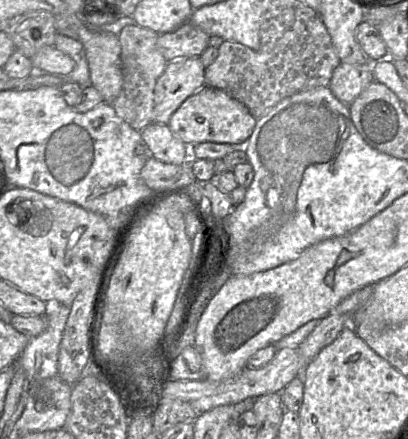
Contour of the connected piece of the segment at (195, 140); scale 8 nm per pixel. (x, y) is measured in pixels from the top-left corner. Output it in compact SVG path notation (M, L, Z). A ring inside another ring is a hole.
M204 85L179 106L172 114L168 126L189 147L202 142L244 146L254 130L256 121L240 101L222 89Z

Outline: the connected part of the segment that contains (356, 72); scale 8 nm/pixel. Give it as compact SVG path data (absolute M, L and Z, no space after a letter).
M341 62L333 71L329 88L342 103L350 105L374 81L372 67Z

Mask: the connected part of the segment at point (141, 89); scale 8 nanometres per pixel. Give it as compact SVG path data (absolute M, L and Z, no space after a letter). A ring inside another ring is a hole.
M137 24L126 25L118 34L121 45L123 85L111 104L116 114L137 131L152 123L154 89L157 79L164 72L168 61L157 48L159 34Z

